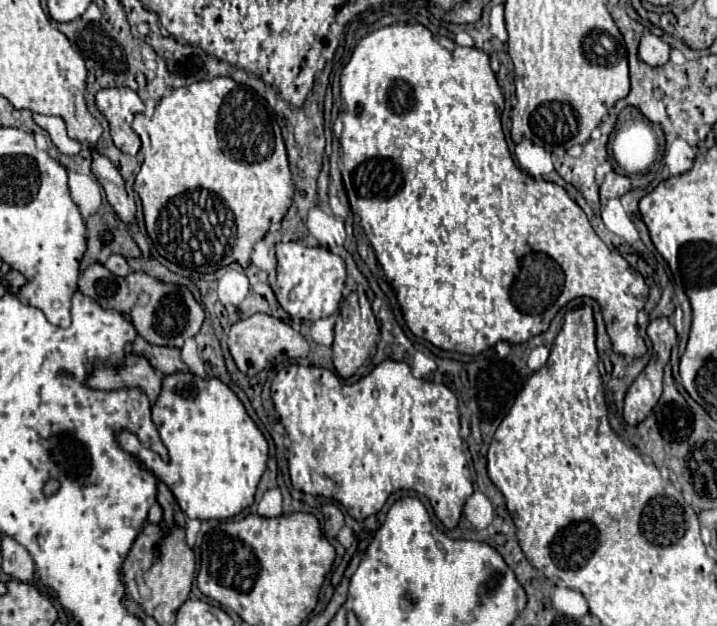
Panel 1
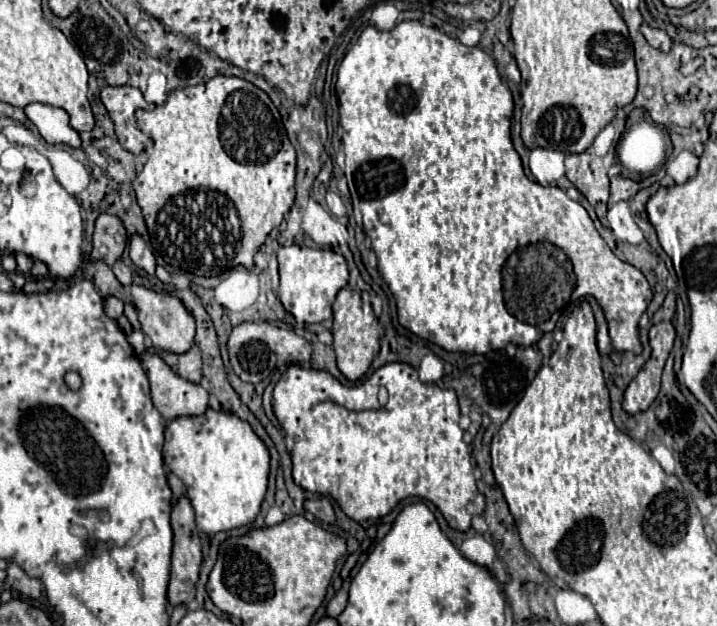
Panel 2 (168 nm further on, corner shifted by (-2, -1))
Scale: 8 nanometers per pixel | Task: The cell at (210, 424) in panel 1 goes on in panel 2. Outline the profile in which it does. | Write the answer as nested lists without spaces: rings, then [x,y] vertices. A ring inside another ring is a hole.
[[[208,409],[200,417],[178,417],[166,427],[164,463],[182,479],[200,531],[214,535],[254,523],[266,495],[270,457],[246,421]]]

